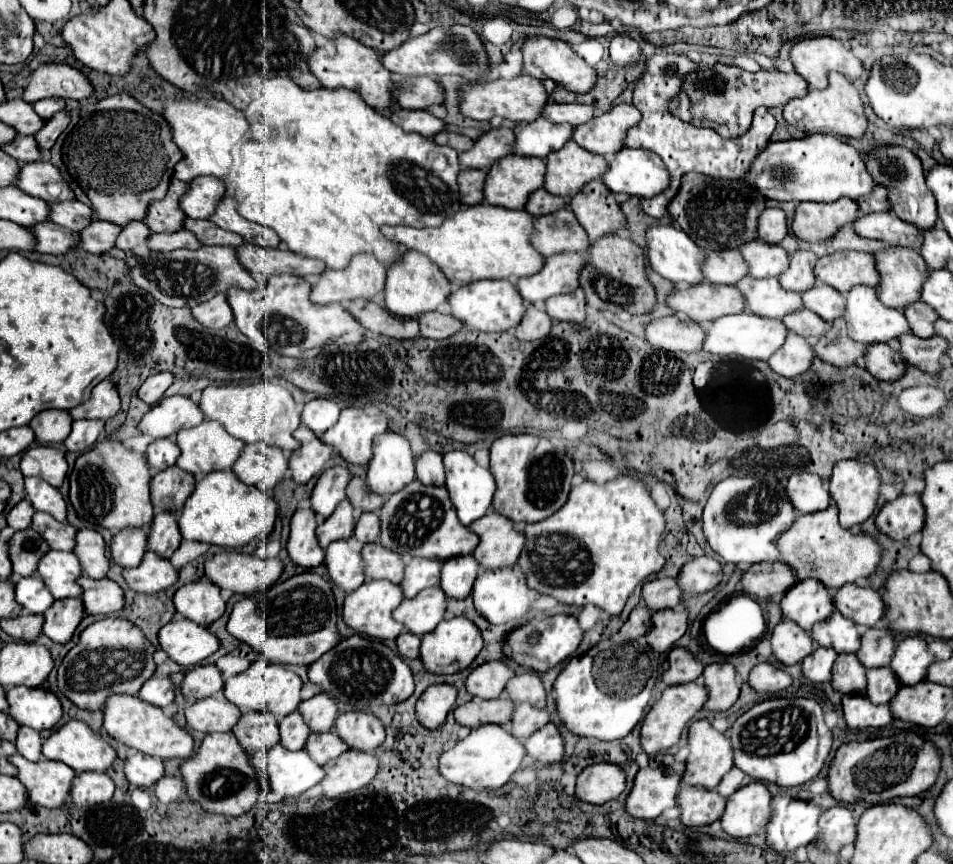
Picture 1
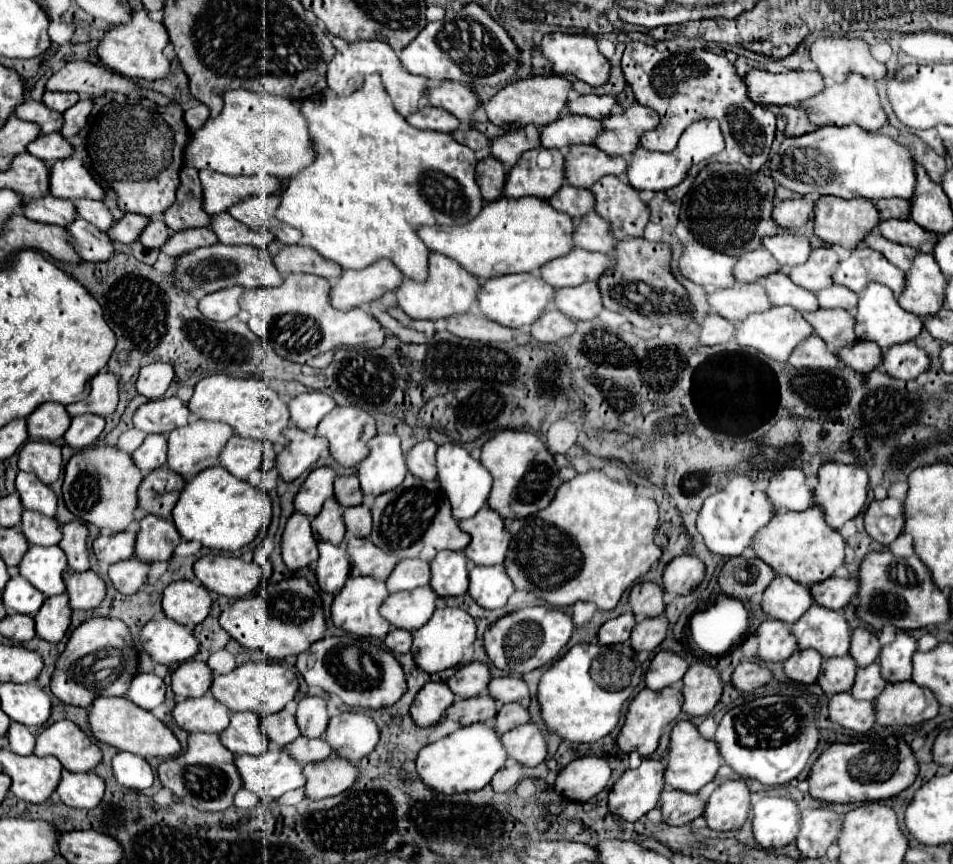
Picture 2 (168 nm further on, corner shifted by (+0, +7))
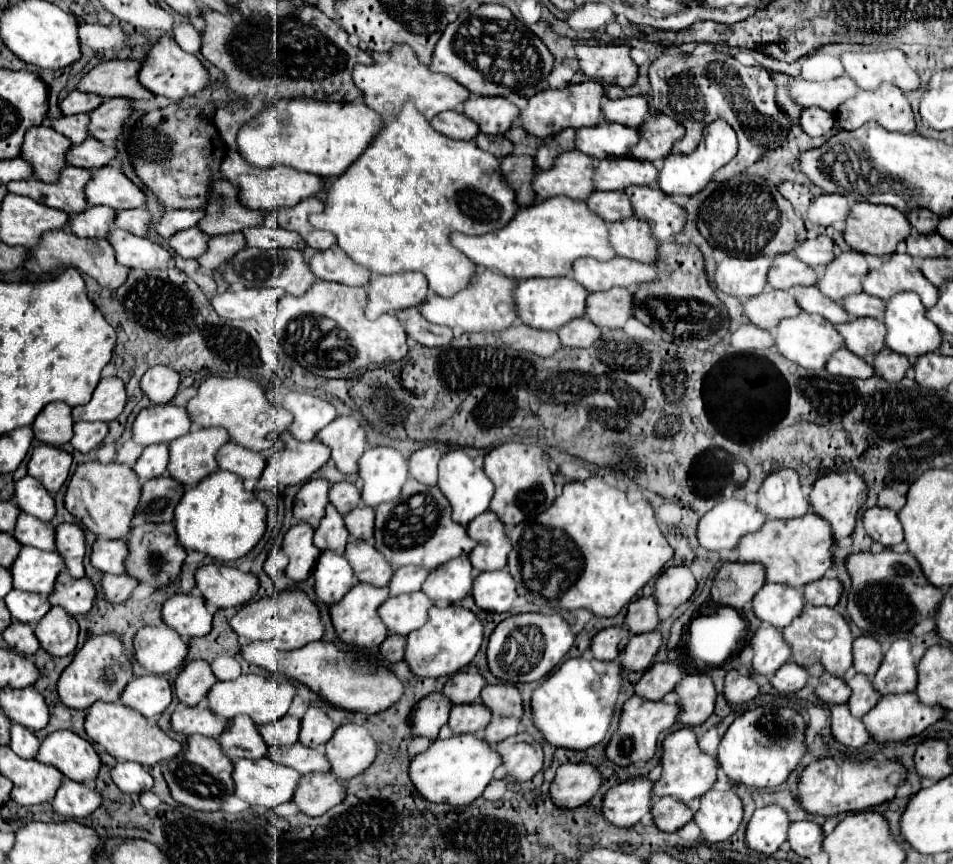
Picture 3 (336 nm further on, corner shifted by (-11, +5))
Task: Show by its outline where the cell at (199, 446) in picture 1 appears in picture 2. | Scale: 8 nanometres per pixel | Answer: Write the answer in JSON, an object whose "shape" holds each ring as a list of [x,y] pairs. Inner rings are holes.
{"shape":[[[196,420],[184,428],[176,428],[176,432],[168,434],[168,466],[174,472],[180,472],[184,480],[192,480],[198,472],[220,464],[220,448],[224,448],[224,442],[228,442],[232,436],[232,428],[228,428],[224,422]]]}

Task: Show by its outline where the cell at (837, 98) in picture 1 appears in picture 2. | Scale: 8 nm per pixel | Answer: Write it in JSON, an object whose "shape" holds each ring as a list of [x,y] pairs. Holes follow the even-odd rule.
{"shape":[[[848,74],[844,84],[826,86],[816,96],[800,102],[798,108],[802,108],[808,116],[808,120],[816,126],[860,124],[860,128],[864,128],[868,132],[878,132],[886,124],[886,114],[880,106],[880,98],[878,98],[878,92],[876,92],[874,84],[870,80],[866,80],[864,76],[860,76],[860,74]]]}

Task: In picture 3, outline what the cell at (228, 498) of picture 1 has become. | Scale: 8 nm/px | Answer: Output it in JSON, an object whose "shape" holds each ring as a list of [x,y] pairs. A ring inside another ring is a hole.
{"shape":[[[217,470],[203,478],[197,486],[187,490],[175,508],[175,530],[179,544],[185,550],[203,552],[221,562],[233,562],[243,558],[265,532],[267,508],[253,492],[243,488],[243,480],[231,472]]]}

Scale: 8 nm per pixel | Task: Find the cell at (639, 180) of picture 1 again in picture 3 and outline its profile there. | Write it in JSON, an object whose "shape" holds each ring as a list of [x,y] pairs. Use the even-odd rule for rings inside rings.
{"shape":[[[715,120],[705,128],[703,140],[701,140],[701,144],[699,144],[699,148],[695,152],[691,152],[691,154],[669,154],[663,160],[657,184],[665,194],[693,196],[693,194],[701,192],[711,182],[713,174],[721,166],[725,166],[735,154],[737,154],[737,136],[735,136],[735,132],[731,130],[731,126],[727,122]]]}

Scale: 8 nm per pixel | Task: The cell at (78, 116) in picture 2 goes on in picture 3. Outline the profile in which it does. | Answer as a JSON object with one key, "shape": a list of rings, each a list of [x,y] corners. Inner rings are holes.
{"shape":[[[107,98],[97,110],[91,112],[91,126],[89,132],[93,138],[113,144],[117,136],[123,132],[125,122],[133,114],[131,100],[125,98]]]}

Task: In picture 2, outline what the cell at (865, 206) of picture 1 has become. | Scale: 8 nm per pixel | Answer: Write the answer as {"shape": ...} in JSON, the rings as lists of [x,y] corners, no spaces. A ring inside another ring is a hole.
{"shape":[[[900,198],[878,200],[876,208],[878,208],[882,220],[888,220],[888,218],[906,220],[906,218],[910,218],[910,202],[908,200],[900,200]]]}

